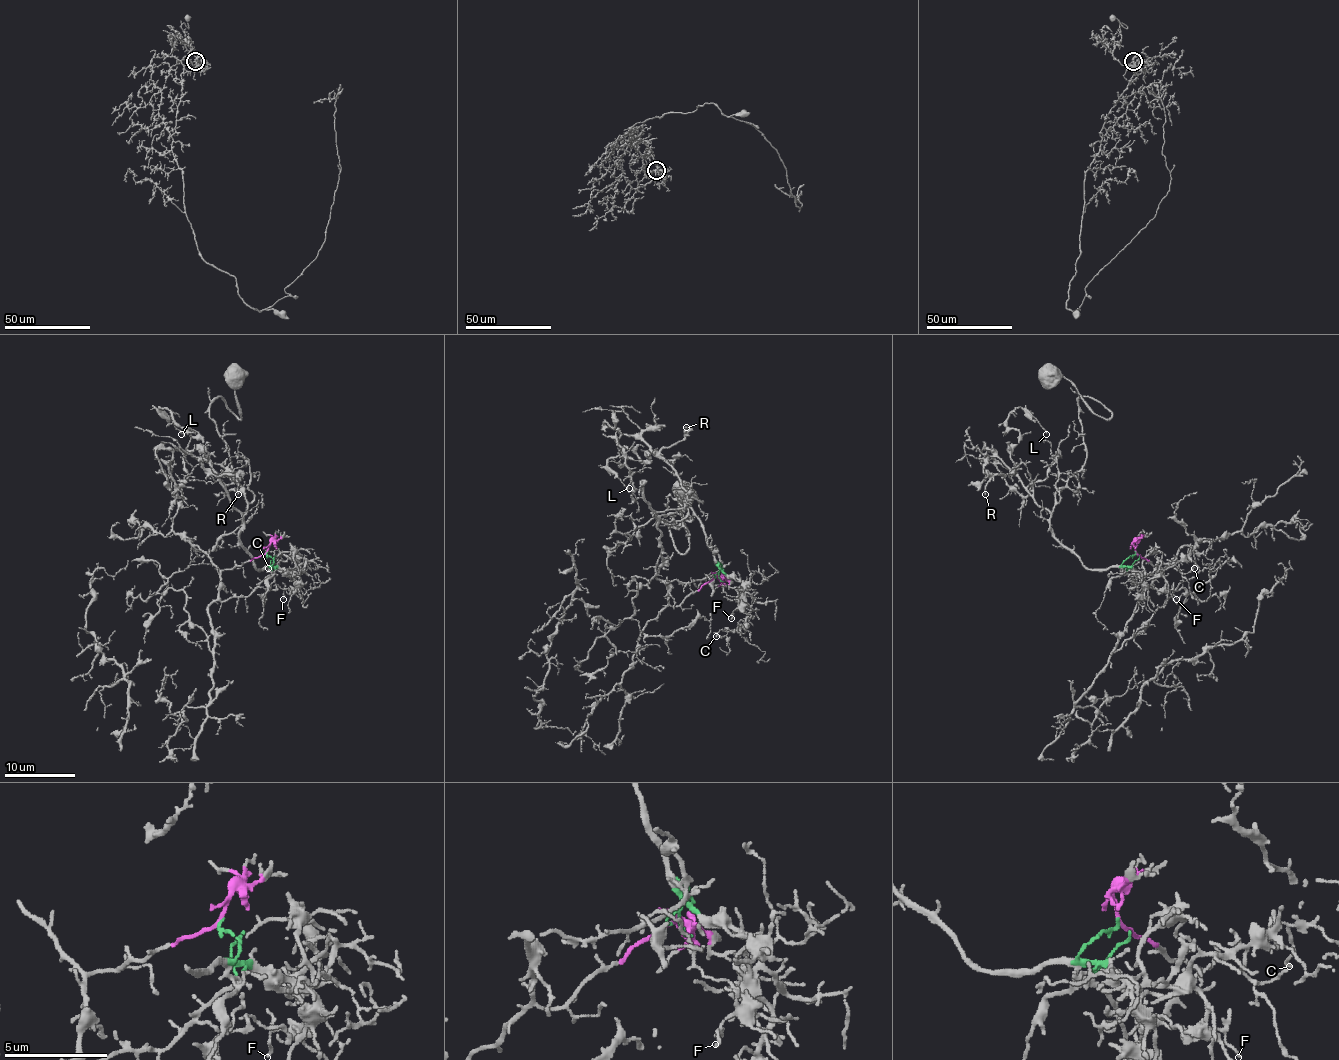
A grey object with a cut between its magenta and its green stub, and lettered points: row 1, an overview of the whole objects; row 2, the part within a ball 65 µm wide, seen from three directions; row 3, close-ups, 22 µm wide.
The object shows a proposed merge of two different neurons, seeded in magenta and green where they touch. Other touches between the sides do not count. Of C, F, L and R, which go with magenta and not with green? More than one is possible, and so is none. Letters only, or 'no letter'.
no letter

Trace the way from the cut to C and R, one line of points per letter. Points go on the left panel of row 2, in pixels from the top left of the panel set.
C: (266, 552), (272, 566), (296, 574), (302, 565), (279, 552), (268, 568)
R: (266, 552), (273, 563), (256, 568), (254, 559), (240, 540), (243, 517), (213, 473), (236, 475), (238, 494)

